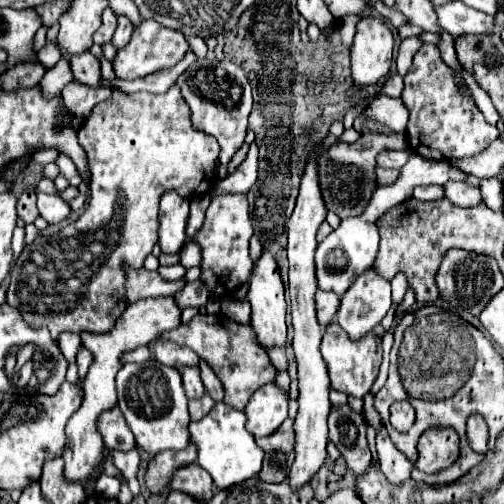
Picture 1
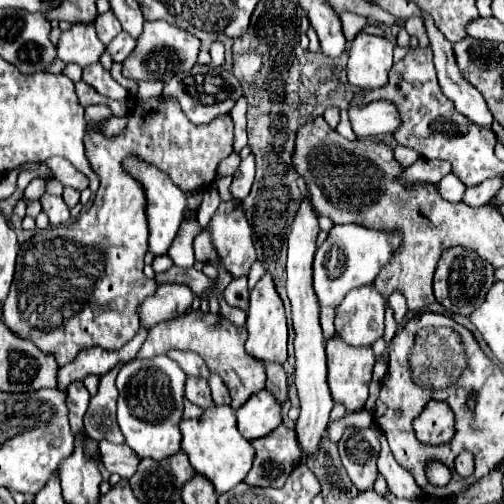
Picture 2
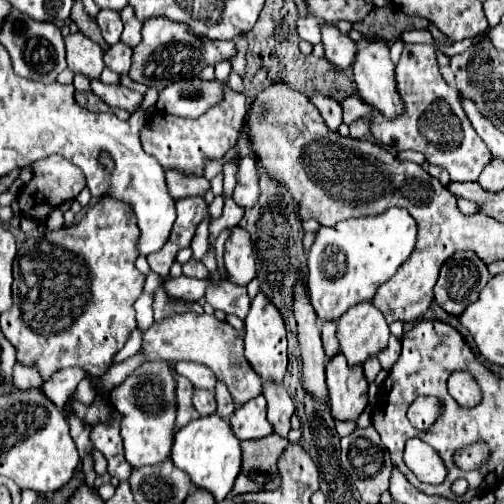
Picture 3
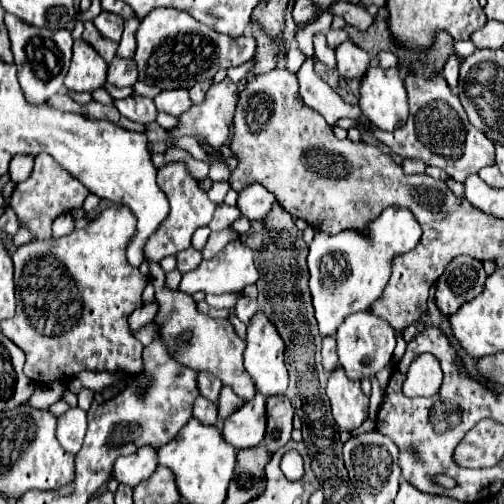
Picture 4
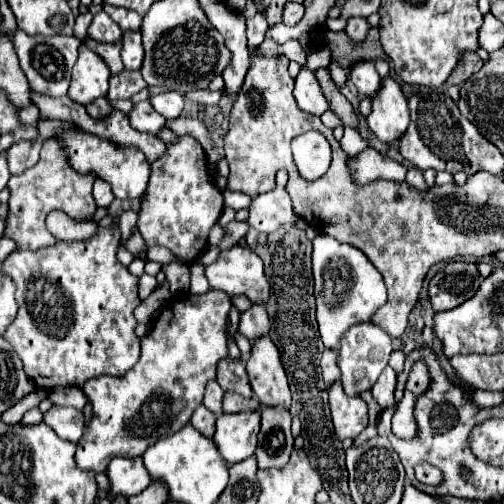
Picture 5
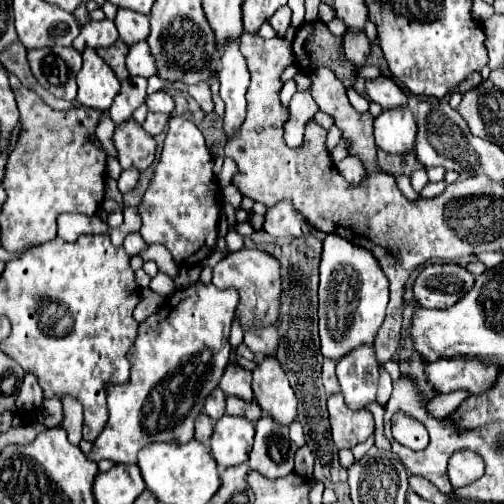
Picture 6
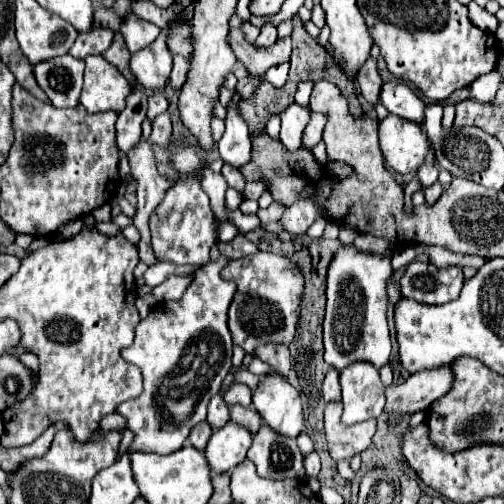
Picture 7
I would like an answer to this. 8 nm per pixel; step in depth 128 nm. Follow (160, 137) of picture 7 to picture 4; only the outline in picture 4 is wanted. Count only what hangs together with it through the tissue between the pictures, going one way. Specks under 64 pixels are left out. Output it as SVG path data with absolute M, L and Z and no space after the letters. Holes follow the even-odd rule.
M132 94L124 100L114 100L114 106L120 110L122 116L136 120L136 122L142 122L142 124L150 124L156 118L154 100L138 96L138 94Z

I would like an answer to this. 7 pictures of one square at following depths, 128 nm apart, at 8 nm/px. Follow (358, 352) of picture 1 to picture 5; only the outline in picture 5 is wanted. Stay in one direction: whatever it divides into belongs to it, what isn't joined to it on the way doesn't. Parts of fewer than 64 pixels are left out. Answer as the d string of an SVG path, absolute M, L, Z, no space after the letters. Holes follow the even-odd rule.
M334 382L328 388L328 394L330 394L330 410L336 436L340 440L356 438L368 424L366 402L360 396L344 396L340 382Z

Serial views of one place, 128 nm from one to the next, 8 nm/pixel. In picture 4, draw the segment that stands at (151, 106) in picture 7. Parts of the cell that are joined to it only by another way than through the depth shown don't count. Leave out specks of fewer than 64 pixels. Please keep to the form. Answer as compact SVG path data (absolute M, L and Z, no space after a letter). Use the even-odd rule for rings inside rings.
M178 88L178 90L164 90L154 98L154 104L160 112L172 114L172 116L180 116L184 112L188 112L188 108L192 106L192 100L188 96L186 88Z

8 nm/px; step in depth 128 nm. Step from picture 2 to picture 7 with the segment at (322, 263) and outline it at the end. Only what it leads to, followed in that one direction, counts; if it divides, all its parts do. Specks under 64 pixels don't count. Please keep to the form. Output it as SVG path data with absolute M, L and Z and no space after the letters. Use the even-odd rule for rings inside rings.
M342 244L328 266L326 276L326 314L324 314L324 360L342 370L356 360L368 360L376 368L388 364L390 336L386 324L388 278L394 268L390 256L358 250L354 244Z

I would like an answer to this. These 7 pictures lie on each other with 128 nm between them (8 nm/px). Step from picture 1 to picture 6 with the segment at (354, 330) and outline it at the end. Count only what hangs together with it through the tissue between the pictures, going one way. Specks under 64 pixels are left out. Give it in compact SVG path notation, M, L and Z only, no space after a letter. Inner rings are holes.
M364 344L354 348L344 356L336 366L336 376L346 400L346 406L352 410L362 410L366 404L376 400L378 390L378 370L374 346Z

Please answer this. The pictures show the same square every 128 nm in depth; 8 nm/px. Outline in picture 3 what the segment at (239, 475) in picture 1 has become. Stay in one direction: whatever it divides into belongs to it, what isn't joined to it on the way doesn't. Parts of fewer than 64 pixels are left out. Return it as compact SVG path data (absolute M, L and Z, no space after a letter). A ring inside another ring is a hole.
M212 414L208 418L196 418L176 432L172 446L172 460L180 470L184 470L190 476L194 486L212 492L216 502L220 502L228 496L240 472L242 464L240 440L234 436L230 424L222 420L218 414Z

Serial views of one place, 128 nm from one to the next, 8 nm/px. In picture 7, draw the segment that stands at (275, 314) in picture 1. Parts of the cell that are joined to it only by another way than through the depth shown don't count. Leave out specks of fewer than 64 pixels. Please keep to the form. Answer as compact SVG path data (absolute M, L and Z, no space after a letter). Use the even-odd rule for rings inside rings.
M268 372L252 396L252 406L264 422L282 436L296 438L304 428L302 402L298 390L278 372Z

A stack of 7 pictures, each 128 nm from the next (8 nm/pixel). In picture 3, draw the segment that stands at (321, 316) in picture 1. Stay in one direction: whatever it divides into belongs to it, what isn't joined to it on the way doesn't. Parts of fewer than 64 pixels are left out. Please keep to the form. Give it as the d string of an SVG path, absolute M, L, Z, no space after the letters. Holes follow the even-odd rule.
M320 322L322 330L322 342L324 342L324 352L328 358L336 356L338 350L338 338L336 338L336 322Z

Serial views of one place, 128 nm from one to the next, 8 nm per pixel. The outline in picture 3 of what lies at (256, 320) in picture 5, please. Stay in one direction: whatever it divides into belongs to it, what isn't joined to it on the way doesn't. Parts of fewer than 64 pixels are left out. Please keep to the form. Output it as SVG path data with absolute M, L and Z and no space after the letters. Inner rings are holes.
M222 282L222 284L208 284L206 292L206 302L222 310L226 314L234 314L238 318L246 318L248 308L250 308L250 298L246 292L246 286L238 286L232 282Z

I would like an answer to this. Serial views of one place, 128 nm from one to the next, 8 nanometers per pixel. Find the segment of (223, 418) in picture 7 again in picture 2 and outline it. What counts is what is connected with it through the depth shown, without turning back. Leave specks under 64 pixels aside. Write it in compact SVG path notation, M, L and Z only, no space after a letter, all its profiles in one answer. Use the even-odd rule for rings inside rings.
M172 350L172 352L166 352L168 358L176 360L176 364L188 374L188 376L198 376L198 378L208 378L210 372L204 364L204 360L194 354L194 352L188 352L188 350Z

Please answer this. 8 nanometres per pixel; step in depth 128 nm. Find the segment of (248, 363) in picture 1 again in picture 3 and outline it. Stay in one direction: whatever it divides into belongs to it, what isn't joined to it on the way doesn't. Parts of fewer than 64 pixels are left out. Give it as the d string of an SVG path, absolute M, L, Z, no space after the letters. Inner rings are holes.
M194 312L174 314L162 322L152 324L150 330L144 334L142 348L136 356L124 360L122 364L110 366L110 370L104 376L92 378L92 382L96 388L112 390L118 384L122 384L124 378L132 374L142 362L148 360L170 360L172 364L180 360L188 360L188 362L198 362L208 366L216 374L216 378L228 386L236 406L242 406L252 396L262 394L262 380L256 376L256 372L252 372L252 366L244 358L244 332L234 330L228 322L222 322L210 314L194 314Z

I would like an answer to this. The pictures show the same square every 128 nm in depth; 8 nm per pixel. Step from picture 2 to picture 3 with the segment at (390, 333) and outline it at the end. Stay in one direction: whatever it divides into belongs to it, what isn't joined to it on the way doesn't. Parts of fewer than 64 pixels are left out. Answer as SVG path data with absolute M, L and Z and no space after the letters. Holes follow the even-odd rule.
M391 334L387 347L377 355L382 369L389 372L390 368L397 362L400 352L401 342Z

